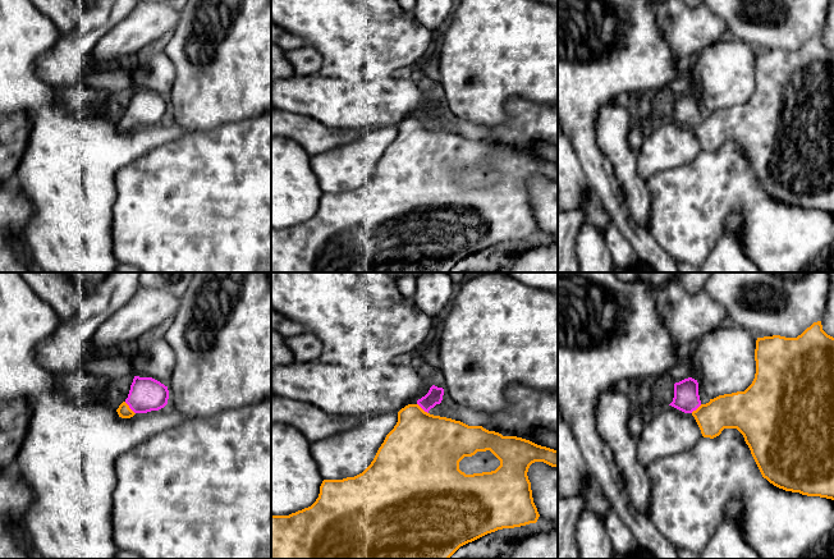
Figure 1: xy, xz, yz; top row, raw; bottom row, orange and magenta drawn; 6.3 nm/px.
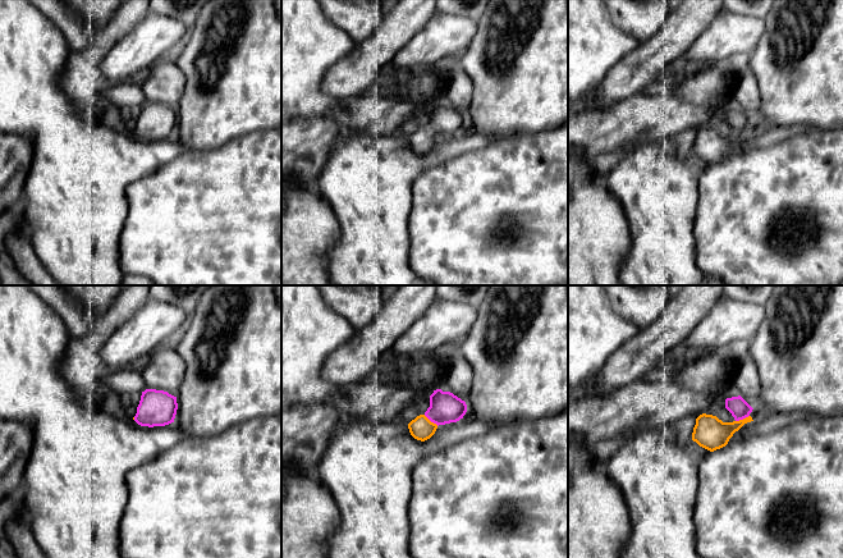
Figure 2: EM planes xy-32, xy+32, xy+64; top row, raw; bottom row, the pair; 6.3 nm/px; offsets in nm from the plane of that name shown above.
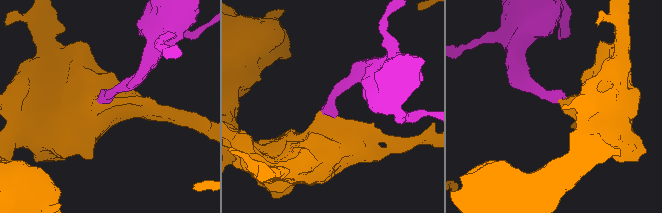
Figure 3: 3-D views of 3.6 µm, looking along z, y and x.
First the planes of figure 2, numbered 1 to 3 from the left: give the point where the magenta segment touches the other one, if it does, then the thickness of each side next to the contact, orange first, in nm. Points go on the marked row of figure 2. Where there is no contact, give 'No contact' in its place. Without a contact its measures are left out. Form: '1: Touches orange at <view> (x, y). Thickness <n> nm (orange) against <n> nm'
1: No contact
2: Touches orange at xy+32 (430, 421). Thickness 150 nm (orange) against 200 nm
3: Touches orange at xy+64 (743, 419). Thickness 200 nm (orange) against 120 nm

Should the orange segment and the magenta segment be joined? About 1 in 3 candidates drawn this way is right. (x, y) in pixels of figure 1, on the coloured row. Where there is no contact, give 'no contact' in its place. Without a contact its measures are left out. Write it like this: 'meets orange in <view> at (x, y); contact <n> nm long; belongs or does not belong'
meets orange in xy at (129, 408); contact 100 nm long; belongs

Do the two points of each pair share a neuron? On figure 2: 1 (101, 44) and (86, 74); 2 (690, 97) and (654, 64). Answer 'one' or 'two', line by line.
1: one
2: two

